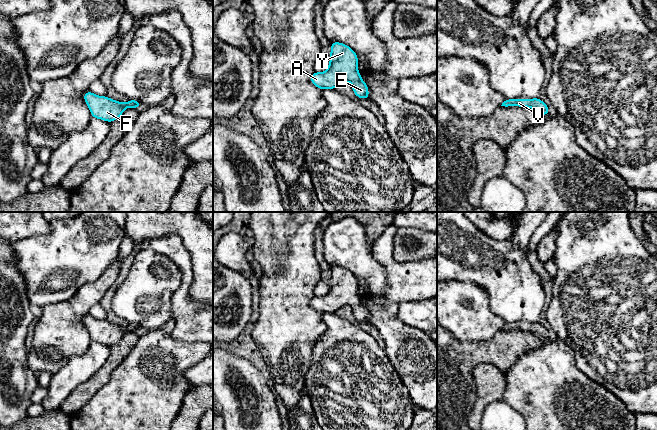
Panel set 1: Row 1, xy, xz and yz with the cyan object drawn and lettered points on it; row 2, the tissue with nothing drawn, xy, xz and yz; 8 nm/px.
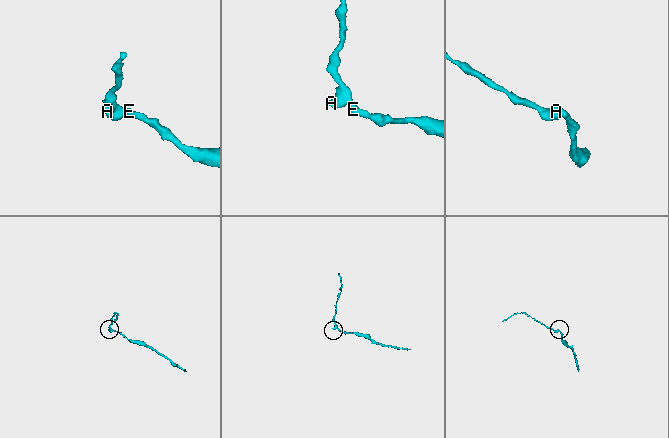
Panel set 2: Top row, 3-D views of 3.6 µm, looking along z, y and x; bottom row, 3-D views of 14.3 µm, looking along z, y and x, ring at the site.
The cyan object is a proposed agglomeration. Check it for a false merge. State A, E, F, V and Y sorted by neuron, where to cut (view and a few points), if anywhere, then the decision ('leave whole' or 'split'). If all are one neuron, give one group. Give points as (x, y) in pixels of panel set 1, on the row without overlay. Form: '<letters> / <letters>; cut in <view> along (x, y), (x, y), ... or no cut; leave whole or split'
A E F V Y; no cut; leave whole

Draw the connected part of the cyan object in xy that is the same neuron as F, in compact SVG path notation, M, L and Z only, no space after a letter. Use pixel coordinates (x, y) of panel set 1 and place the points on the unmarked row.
M88 315L83 319L92 341L102 343L107 346L117 344L127 331L139 332L141 328L137 324L128 324L127 327L121 327L116 324L112 324L107 320L97 320L94 317Z

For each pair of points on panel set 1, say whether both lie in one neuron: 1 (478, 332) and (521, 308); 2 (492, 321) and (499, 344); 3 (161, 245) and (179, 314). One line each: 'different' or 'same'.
1: different
2: different
3: same

